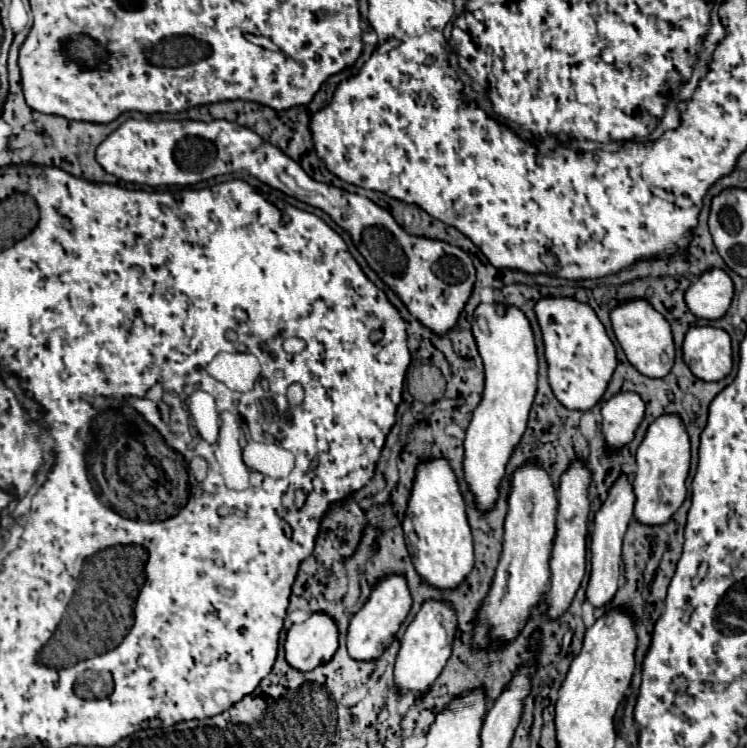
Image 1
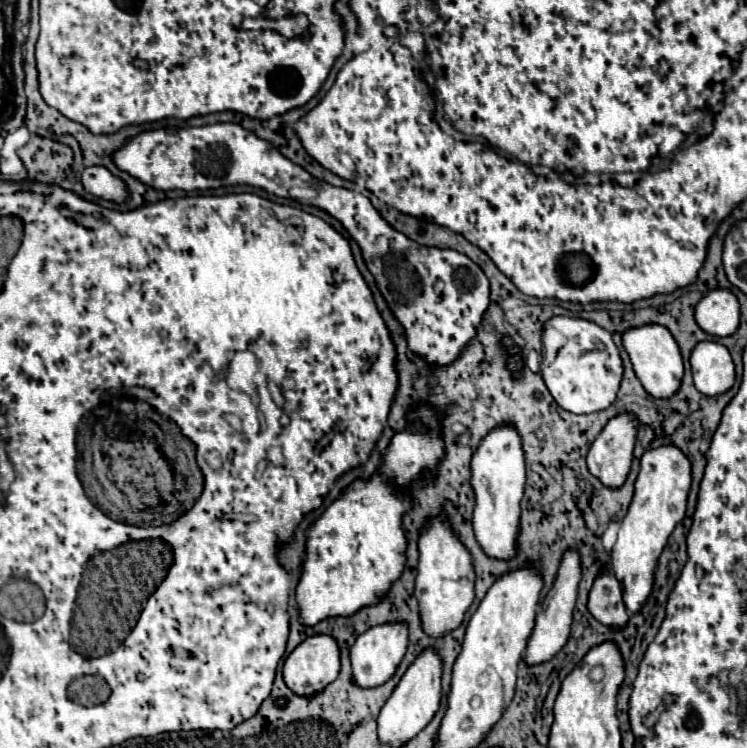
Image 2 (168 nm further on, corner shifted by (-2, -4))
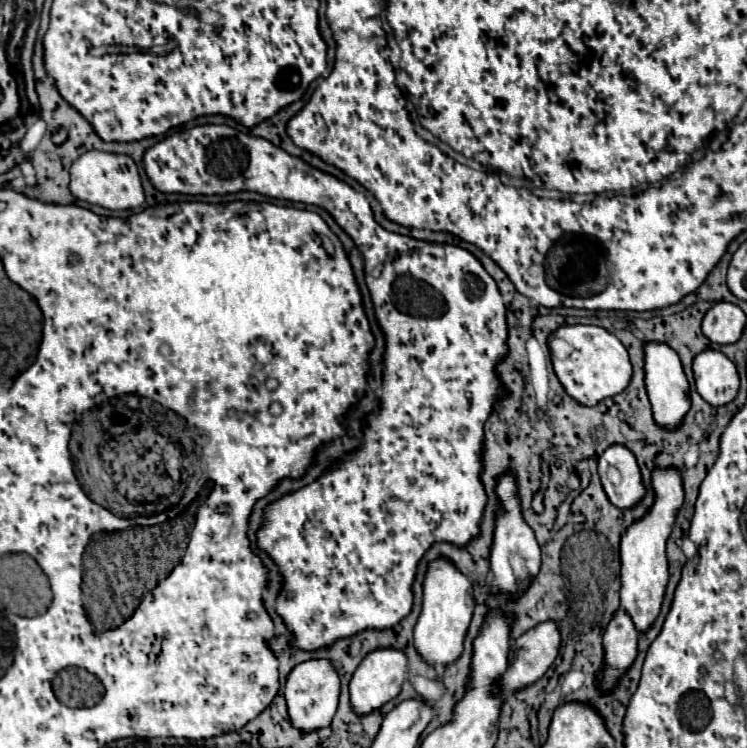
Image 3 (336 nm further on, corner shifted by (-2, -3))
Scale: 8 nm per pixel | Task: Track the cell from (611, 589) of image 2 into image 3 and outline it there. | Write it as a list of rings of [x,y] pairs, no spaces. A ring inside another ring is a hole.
[[[623,609],[615,611],[603,635],[605,669],[599,677],[603,689],[611,689],[637,657],[637,637],[639,631],[635,629],[631,617]]]

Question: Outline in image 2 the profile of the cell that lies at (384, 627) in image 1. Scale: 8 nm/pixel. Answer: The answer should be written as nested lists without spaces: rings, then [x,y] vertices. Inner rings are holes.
[[[381,624],[363,632],[351,648],[353,680],[361,688],[375,688],[385,684],[397,670],[399,662],[407,652],[407,624]]]

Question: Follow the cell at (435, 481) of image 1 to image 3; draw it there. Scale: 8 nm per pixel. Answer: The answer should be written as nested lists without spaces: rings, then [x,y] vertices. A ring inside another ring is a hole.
[[[437,557],[427,565],[423,579],[423,607],[415,625],[415,647],[431,665],[453,663],[463,651],[463,639],[475,609],[471,579],[463,575],[449,559]]]

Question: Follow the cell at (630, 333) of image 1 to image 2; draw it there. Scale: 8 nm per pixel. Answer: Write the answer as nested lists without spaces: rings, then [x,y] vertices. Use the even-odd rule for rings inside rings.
[[[657,324],[631,328],[623,336],[623,346],[625,346],[625,350],[631,358],[633,370],[637,374],[639,382],[643,384],[643,388],[647,390],[647,394],[651,394],[653,398],[667,400],[681,388],[683,358],[681,358],[681,352],[677,348],[677,342],[673,340],[673,336],[667,328],[657,326]]]

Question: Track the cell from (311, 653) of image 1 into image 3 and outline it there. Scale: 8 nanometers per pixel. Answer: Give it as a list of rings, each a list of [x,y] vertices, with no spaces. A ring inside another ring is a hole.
[[[309,659],[291,669],[285,683],[285,699],[289,709],[289,719],[295,727],[303,731],[313,731],[327,727],[335,715],[339,699],[339,675],[329,659]]]

